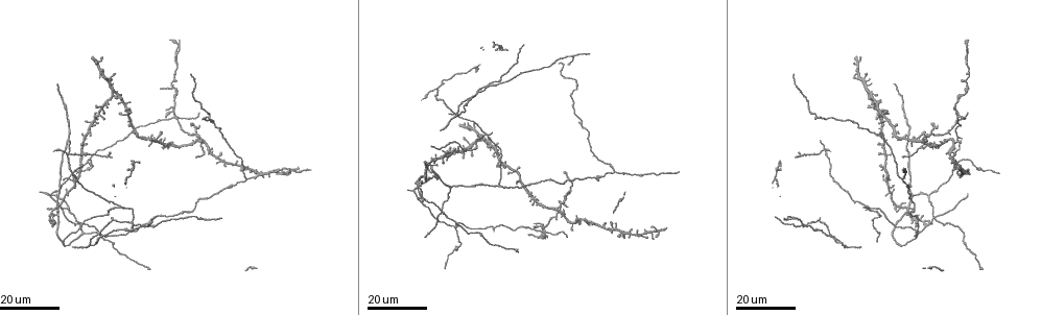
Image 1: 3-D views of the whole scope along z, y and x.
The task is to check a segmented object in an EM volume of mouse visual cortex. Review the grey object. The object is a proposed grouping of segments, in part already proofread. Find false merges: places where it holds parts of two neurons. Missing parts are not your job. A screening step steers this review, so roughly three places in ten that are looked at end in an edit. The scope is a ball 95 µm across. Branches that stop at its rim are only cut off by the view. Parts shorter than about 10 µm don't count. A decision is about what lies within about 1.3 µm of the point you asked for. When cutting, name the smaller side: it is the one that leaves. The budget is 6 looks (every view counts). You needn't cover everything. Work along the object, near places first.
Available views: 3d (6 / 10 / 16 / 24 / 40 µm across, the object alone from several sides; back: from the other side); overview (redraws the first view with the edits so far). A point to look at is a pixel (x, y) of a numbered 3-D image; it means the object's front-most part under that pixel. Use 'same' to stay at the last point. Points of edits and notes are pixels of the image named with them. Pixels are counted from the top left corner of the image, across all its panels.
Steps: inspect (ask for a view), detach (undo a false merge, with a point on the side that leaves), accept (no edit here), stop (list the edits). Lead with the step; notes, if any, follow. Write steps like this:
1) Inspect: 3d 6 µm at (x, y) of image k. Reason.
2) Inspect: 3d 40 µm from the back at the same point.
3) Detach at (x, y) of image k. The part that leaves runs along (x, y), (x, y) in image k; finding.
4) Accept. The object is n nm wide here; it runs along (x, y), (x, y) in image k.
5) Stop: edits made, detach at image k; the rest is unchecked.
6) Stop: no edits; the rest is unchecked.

Inspect: 3d 24 µm at (906, 206) of image 1. Four arms meet.

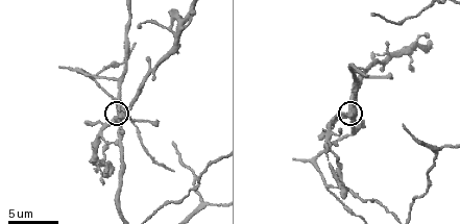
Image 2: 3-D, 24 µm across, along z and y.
Inspect: 3d 10 µm at the same point.

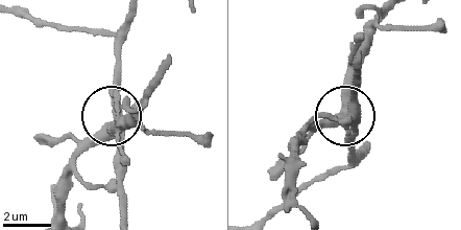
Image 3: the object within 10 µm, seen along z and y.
Inspect: 3d 10 µm from the back at the same point.

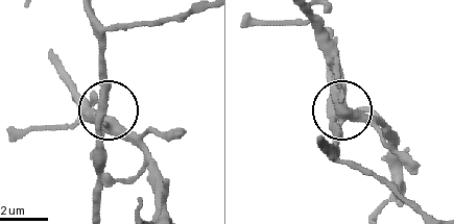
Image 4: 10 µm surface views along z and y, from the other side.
Accept. The object is 410 nm wide here; it runs along (97, 208), (103, 60) in image 4; all the same neuron.

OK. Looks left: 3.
Inspect: 3d 24 µm at (487, 136) of image 1. Four or more arms meet.

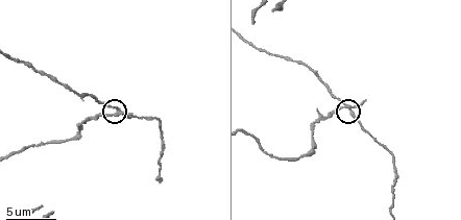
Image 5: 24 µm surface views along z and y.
Inspect: 3d 6 µm at (118, 109) of image 5. Zoom in.

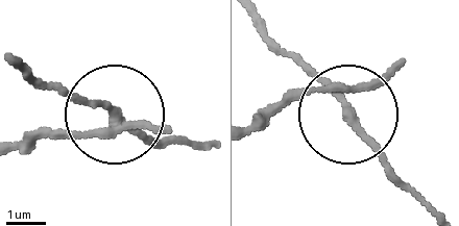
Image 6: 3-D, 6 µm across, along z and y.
Accept. It runs along (196, 145), (153, 145), (50, 89) in image 6; one neuron here.

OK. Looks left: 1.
Stop: no edits; the rest is unchecked.

